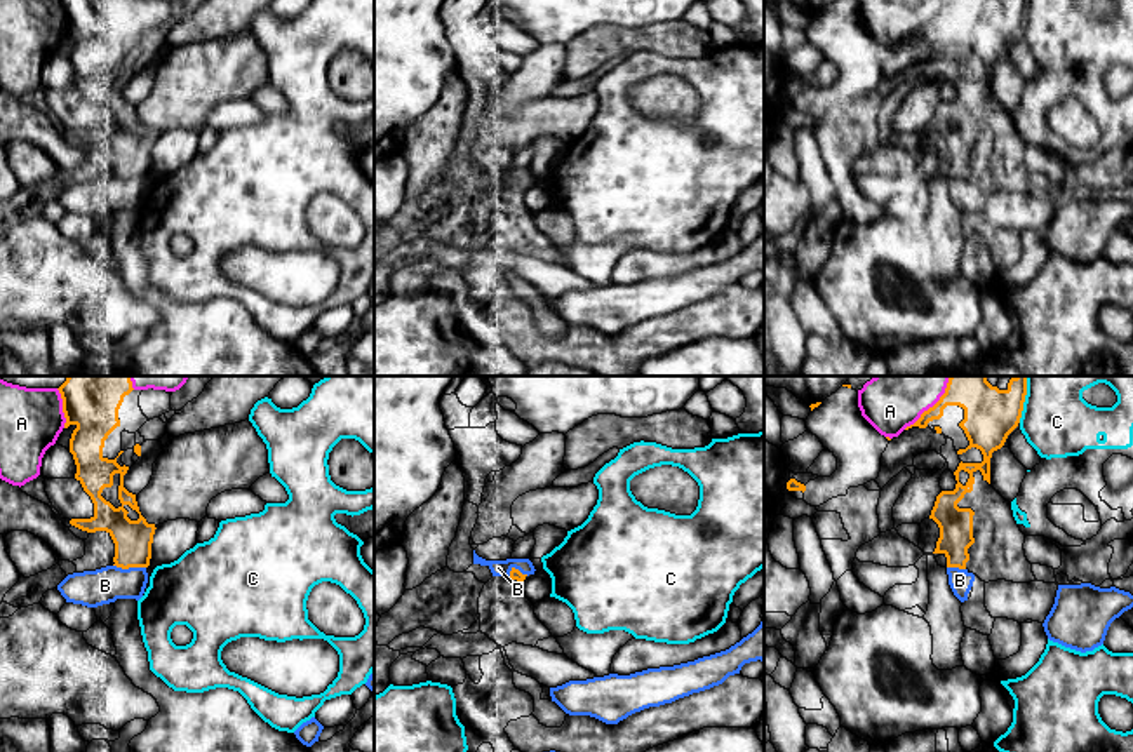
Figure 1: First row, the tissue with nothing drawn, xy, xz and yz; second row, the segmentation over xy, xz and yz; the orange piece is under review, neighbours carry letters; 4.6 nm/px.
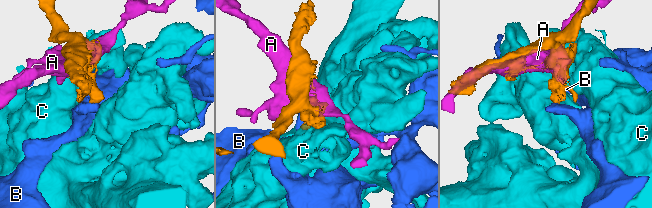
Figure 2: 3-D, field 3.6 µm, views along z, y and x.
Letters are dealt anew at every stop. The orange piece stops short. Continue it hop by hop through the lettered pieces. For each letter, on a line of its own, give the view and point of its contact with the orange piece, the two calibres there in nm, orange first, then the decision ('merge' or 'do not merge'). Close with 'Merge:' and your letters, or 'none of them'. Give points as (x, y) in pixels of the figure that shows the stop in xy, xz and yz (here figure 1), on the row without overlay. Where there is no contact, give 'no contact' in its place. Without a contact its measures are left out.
A: yz (925, 21) | 150/200 nm | do not merge
B: xy (129, 176) | 180/170 nm | do not merge
C: yz (1022, 16) | 240/320 nm | do not merge
Merge: none of them

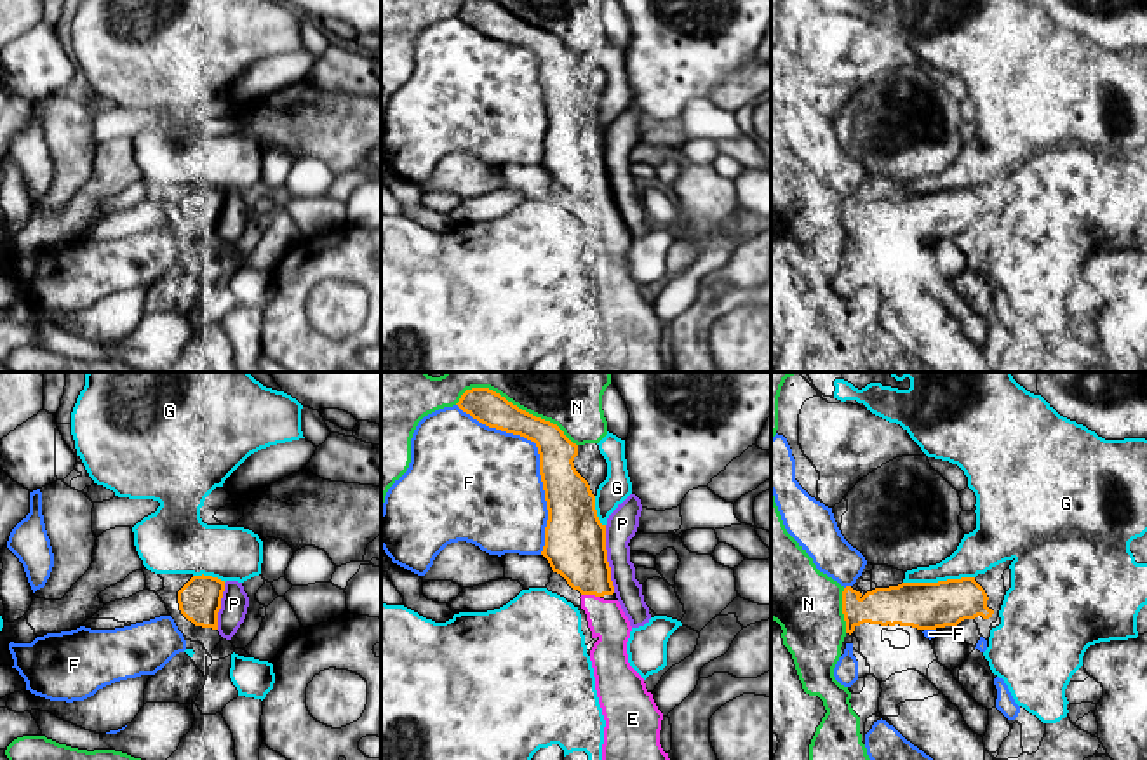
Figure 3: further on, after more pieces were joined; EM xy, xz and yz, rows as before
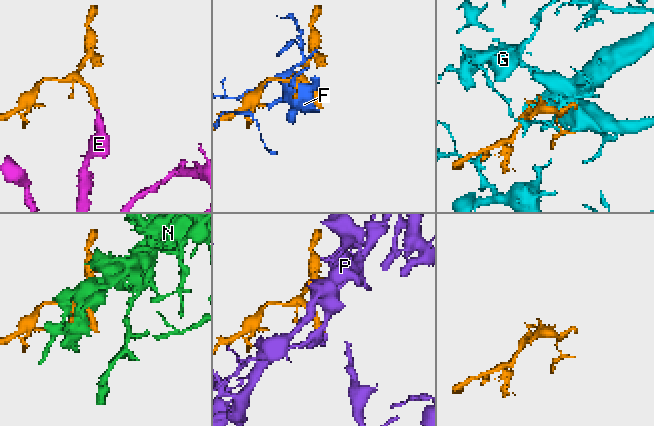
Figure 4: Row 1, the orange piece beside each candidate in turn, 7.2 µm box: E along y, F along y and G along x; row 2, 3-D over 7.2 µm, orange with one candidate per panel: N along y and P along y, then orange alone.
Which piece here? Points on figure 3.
E: xz (590, 204) | 280/180 nm | merge
F: xz (540, 70) | 220/460 nm | do not merge
G: yz (939, 192) | 220/190 nm | do not merge
N: xz (535, 26) | 160/220 nm | do not merge
P: xz (606, 169) | 280/140 nm | do not merge
Merge: E

